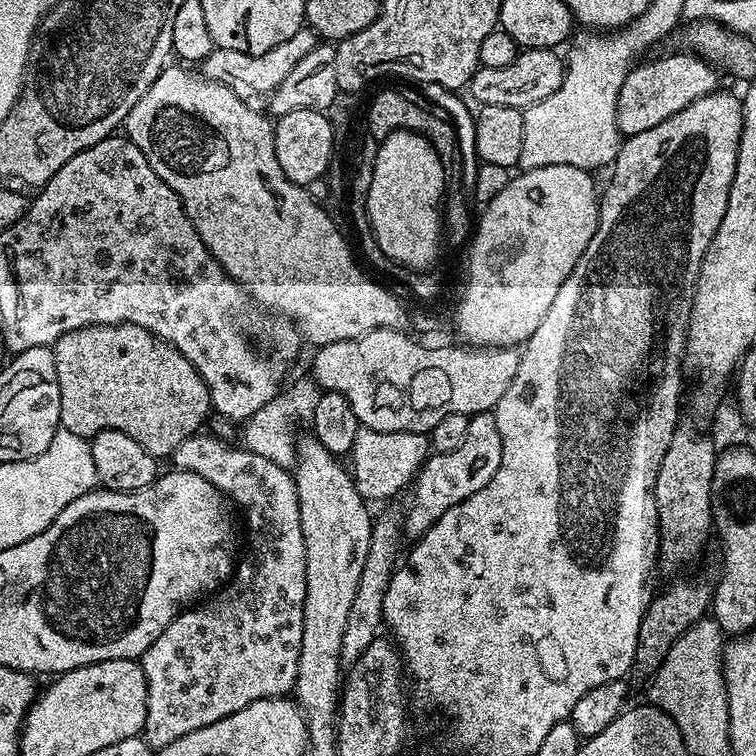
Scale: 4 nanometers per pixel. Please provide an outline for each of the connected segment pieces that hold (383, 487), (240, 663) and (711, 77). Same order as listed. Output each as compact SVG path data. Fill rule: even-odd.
M363 426L354 438L354 446L350 453L350 471L356 482L358 494L365 501L388 500L400 491L407 489L415 481L425 460L430 455L430 440L423 431L415 432L379 432Z
M197 434L186 438L186 442L182 442L182 446L178 446L178 450L172 453L171 463L176 463L173 465L179 471L193 472L202 478L206 478L206 482L210 482L219 492L224 493L225 497L235 507L237 504L238 507L244 508L244 520L248 523L249 530L252 531L252 537L248 540L248 557L245 560L243 557L235 565L234 571L224 587L211 598L197 603L176 616L174 622L170 622L170 626L166 626L166 630L162 630L162 634L158 634L158 638L154 638L152 645L144 652L142 663L146 674L146 686L148 687L148 697L146 698L148 709L146 710L146 722L142 735L144 741L154 750L170 746L170 742L178 742L178 738L182 738L194 730L202 730L202 726L210 726L210 722L218 722L259 700L275 700L287 697L295 689L296 679L298 678L298 654L302 646L302 614L306 606L306 542L302 538L302 518L298 510L298 494L296 493L293 473L282 466L274 466L274 462L262 458L262 454L249 452L243 446L227 448L224 445L227 443L221 437L215 434L204 435Z
M676 50L673 53L673 56L660 56L657 60L645 59L637 63L629 72L626 82L622 82L616 107L616 121L621 137L642 134L642 130L650 130L650 126L666 122L666 118L678 114L678 110L686 110L690 102L717 91L717 69L691 52Z

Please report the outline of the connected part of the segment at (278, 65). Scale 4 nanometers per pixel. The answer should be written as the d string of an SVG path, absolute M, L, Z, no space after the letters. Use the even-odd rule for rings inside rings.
M305 26L298 30L298 34L294 34L294 38L286 38L282 46L274 46L274 50L266 50L266 54L251 56L242 50L213 47L211 54L202 61L202 74L207 80L226 86L234 94L238 94L238 98L256 102L259 96L271 97L272 93L278 90L278 86L286 82L290 70L294 70L294 66L298 66L298 62L302 62L302 58L306 58L306 54L310 54L310 50L317 46L316 33Z

